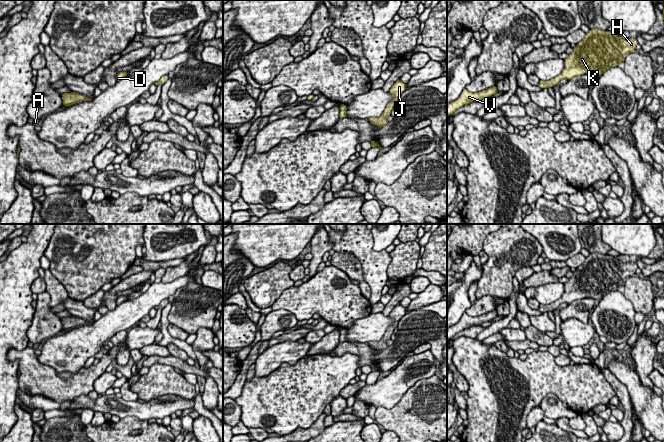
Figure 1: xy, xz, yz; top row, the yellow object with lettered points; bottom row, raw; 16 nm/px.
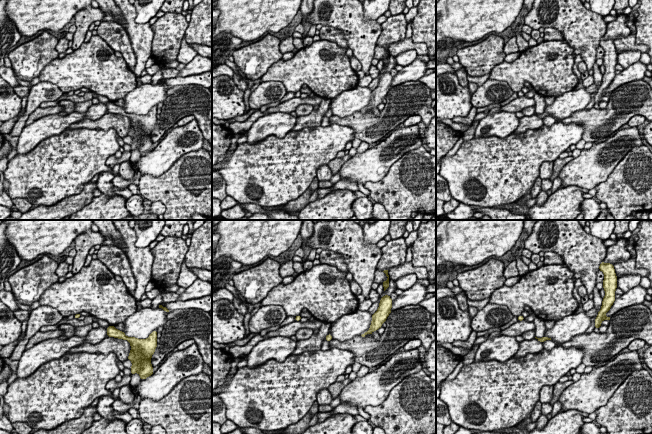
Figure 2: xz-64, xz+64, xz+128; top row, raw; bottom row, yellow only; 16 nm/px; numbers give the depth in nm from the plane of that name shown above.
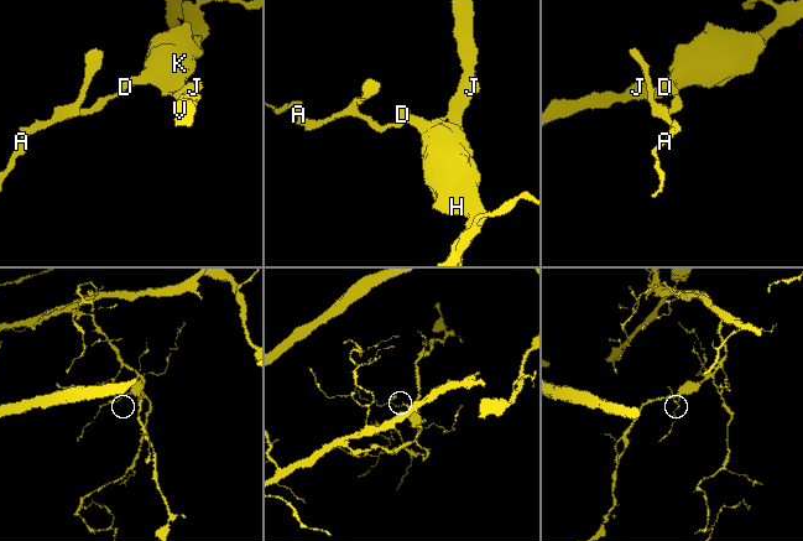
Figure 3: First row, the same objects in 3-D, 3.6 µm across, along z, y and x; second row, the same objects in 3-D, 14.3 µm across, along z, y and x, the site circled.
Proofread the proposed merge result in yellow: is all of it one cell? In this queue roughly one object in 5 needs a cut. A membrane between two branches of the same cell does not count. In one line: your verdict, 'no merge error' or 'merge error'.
no merge error

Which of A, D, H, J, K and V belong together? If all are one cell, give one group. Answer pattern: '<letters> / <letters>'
A D H J K V

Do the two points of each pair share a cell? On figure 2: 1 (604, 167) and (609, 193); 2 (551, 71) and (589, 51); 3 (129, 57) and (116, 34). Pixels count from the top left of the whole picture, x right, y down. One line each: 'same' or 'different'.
1: different
2: different
3: same

